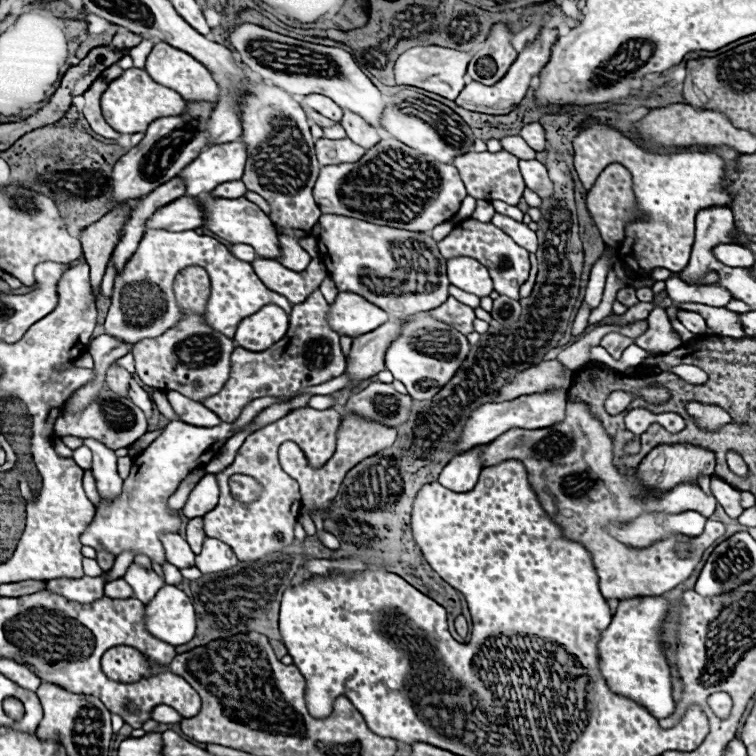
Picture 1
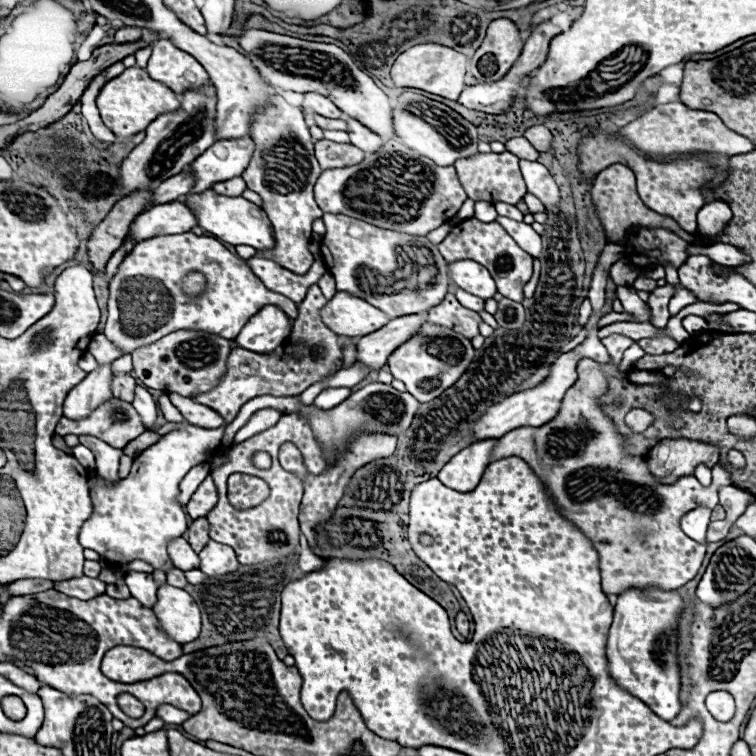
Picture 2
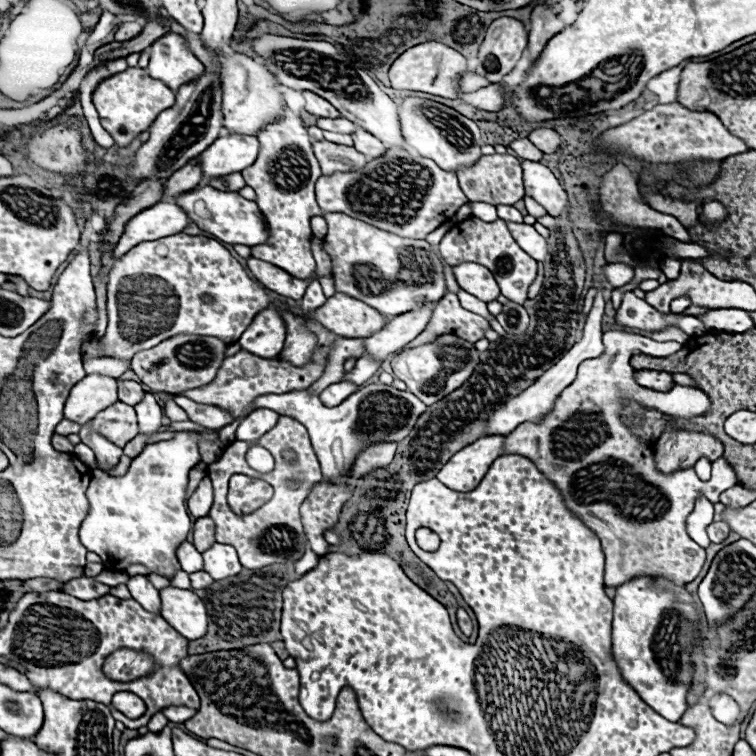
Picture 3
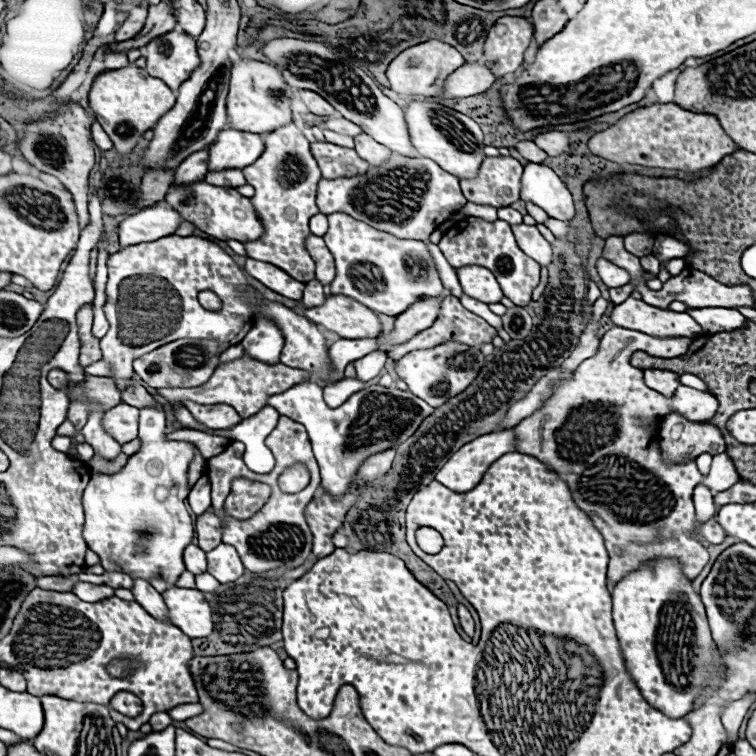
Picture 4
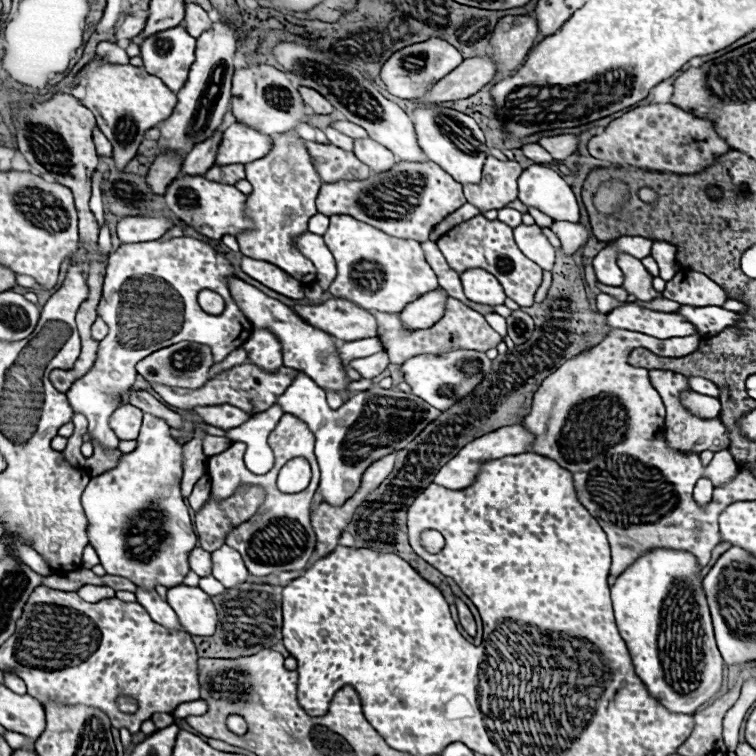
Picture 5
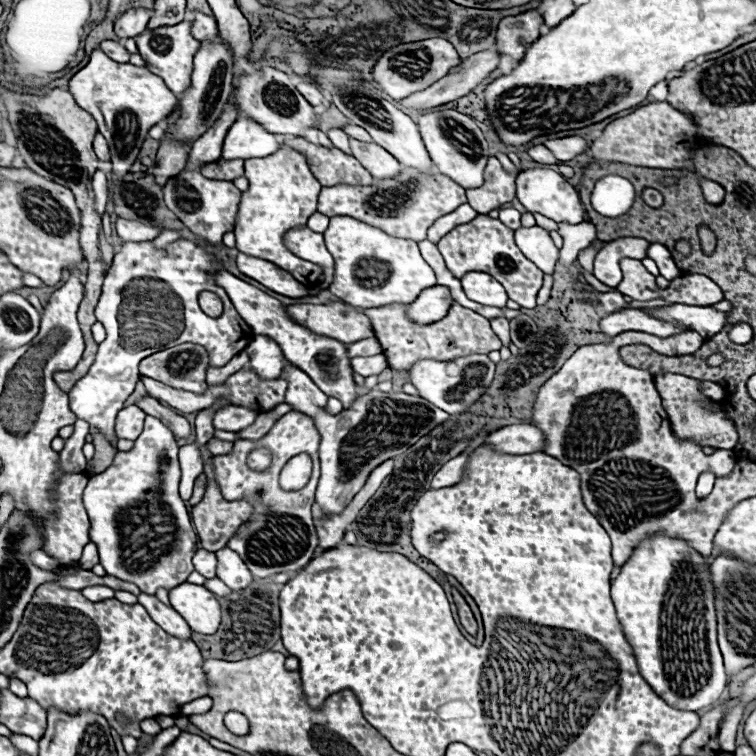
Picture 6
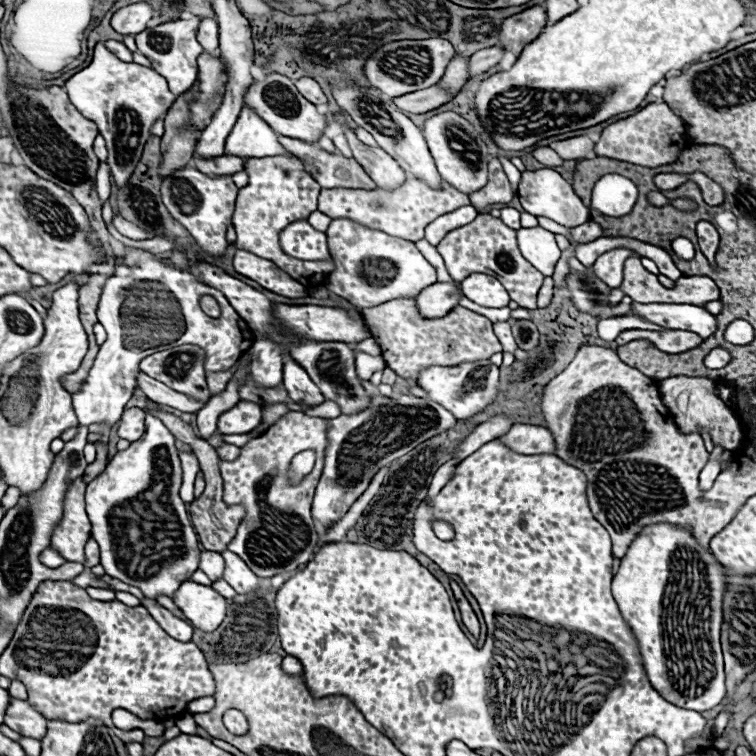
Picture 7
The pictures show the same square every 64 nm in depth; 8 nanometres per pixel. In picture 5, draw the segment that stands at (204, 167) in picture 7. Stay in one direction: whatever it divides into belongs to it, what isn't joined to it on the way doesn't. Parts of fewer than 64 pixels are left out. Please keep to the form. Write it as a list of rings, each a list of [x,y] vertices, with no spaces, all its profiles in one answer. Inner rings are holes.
[[[230,164],[230,166],[212,166],[204,178],[216,180],[222,184],[236,184],[244,180],[244,166],[242,164]]]

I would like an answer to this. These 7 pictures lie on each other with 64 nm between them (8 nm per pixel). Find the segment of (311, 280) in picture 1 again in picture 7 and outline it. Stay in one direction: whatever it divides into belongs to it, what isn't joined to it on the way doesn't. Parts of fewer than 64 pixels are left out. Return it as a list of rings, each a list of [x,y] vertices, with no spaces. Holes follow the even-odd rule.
[[[238,250],[234,256],[234,268],[242,276],[256,280],[260,286],[264,286],[266,290],[270,290],[274,294],[280,294],[286,298],[308,296],[308,290],[304,286],[300,286],[296,280],[292,280],[286,272],[280,272],[280,268],[276,268],[276,264],[272,264],[264,258],[258,258],[250,252]]]

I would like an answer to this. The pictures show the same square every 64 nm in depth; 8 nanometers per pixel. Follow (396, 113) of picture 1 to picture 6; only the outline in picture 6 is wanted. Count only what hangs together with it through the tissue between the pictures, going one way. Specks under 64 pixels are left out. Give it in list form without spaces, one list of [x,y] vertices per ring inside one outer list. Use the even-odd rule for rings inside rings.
[[[440,112],[420,114],[418,128],[432,162],[442,174],[450,176],[462,188],[478,188],[484,184],[484,168],[488,156],[472,158],[454,148],[440,128]]]

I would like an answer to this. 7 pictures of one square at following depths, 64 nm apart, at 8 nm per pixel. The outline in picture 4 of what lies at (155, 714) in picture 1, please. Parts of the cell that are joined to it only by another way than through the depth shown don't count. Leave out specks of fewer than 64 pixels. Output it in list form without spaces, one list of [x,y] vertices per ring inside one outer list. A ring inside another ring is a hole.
[[[180,704],[180,706],[172,708],[172,710],[168,710],[170,718],[176,720],[176,722],[184,722],[184,720],[188,720],[188,718],[192,718],[192,716],[196,716],[200,712],[202,712],[200,704]]]

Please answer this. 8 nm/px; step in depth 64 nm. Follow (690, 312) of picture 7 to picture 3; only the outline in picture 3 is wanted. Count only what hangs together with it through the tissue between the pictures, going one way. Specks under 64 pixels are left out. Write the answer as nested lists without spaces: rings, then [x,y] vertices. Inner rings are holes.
[[[720,308],[710,310],[704,316],[698,316],[708,332],[746,332],[748,328],[754,328],[754,322],[748,312],[738,308]]]

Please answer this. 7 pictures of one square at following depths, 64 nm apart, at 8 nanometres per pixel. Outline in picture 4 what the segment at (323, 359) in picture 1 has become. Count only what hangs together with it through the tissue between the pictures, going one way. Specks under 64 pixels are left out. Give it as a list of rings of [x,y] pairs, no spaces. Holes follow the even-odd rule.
[[[318,280],[308,282],[308,284],[306,284],[306,290],[304,290],[304,298],[302,298],[304,308],[320,306],[320,304],[324,304],[324,300],[326,300],[326,296],[324,296],[324,292],[322,292],[322,284],[320,284]],[[244,354],[238,360],[220,364],[214,370],[212,380],[208,380],[206,384],[202,384],[198,388],[160,388],[158,394],[164,396],[172,404],[180,404],[182,400],[192,400],[196,404],[228,404],[242,418],[248,418],[248,416],[256,414],[260,408],[264,408],[266,400],[272,394],[286,392],[288,388],[292,388],[296,384],[302,384],[304,380],[312,380],[312,376],[308,376],[308,372],[288,368],[284,364],[262,364],[258,360],[252,360],[248,354]]]

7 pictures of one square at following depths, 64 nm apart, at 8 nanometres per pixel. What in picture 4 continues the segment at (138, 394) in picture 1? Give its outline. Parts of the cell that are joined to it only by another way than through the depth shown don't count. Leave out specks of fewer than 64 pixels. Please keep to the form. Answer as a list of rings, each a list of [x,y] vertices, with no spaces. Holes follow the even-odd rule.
[[[162,406],[140,408],[140,440],[142,448],[128,458],[128,464],[118,474],[92,474],[86,490],[84,490],[84,540],[92,552],[96,552],[102,560],[106,572],[124,572],[132,578],[162,578],[168,584],[174,584],[178,576],[184,572],[182,550],[192,542],[194,524],[184,506],[188,498],[188,466],[194,460],[194,444],[182,440],[166,440],[166,420]]]

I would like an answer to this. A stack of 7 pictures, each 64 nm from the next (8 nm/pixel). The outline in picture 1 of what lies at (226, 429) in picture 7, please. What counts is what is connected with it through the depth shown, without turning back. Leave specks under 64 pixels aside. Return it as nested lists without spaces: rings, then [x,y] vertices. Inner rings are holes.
[[[166,392],[166,396],[168,396],[168,402],[174,408],[176,416],[182,422],[188,422],[192,426],[216,426],[222,422],[214,412],[204,408],[204,404],[188,400],[180,392]]]

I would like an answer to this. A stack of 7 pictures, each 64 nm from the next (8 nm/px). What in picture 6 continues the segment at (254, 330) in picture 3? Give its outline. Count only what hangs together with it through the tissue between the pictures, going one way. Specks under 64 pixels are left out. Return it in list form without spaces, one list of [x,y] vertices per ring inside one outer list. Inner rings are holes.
[[[256,334],[244,350],[250,356],[250,368],[258,372],[262,378],[274,380],[280,376],[282,366],[284,366],[282,364],[284,354],[280,352],[280,346],[272,342],[268,336]]]

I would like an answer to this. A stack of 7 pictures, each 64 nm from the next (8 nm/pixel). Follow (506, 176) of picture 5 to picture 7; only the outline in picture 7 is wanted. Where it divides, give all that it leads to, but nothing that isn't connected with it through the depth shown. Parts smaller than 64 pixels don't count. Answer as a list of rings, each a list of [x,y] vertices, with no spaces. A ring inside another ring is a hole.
[[[492,158],[488,164],[488,184],[480,188],[480,192],[470,194],[470,204],[484,212],[492,204],[506,204],[514,198],[514,190],[502,170],[502,164],[498,158]]]

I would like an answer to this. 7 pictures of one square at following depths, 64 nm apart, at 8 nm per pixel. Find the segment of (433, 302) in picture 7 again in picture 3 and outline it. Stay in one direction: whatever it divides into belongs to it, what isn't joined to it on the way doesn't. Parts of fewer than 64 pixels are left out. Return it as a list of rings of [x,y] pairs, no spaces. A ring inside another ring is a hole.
[[[422,306],[420,310],[392,318],[380,332],[364,338],[366,356],[384,362],[390,354],[404,348],[426,328],[430,314],[432,314],[432,306]]]

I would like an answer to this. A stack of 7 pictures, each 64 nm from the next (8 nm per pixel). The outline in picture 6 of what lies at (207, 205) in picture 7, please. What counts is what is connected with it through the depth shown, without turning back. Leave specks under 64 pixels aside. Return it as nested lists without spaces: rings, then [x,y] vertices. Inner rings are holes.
[[[182,170],[178,176],[170,178],[162,188],[166,206],[200,238],[208,240],[210,244],[220,244],[226,232],[232,232],[236,226],[238,204],[242,192],[226,180],[208,180],[200,172]]]

